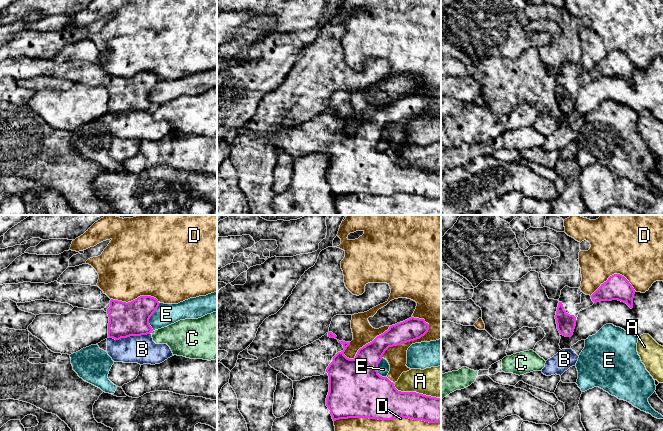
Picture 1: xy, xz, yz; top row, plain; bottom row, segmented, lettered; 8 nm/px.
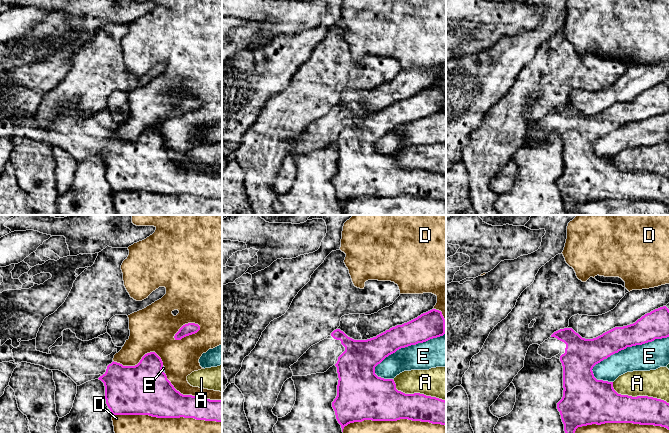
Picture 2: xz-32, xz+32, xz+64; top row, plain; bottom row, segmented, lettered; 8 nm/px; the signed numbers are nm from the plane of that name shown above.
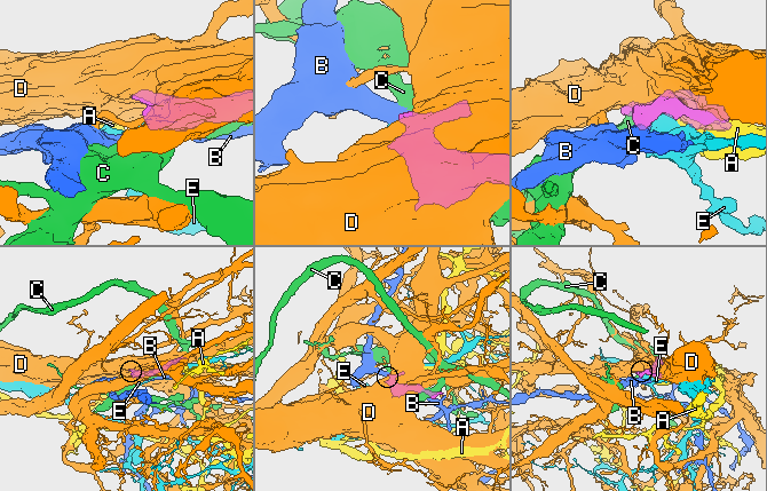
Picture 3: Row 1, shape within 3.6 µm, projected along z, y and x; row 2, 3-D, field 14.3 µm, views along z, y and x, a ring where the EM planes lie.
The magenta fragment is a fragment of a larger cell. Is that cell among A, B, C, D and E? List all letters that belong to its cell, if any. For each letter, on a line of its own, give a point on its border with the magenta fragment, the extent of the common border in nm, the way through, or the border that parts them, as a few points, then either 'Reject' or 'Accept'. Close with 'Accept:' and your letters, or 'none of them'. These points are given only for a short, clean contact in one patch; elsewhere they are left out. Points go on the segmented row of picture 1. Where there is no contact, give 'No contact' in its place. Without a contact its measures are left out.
A: Touches magenta at xz (415, 392). Shared border 400 nm. Reject
B: Touches magenta at xy (129, 336). Shared border 340 nm. Reject
C: Touches magenta at xy (151, 332). Shared border 30 nm. Reject
D: Touches magenta at xz (387, 419). Shared border 850 nm. Reject
E: Touches magenta at xy (151, 315). Shared border 240 nm. Reject
Accept: none of them

